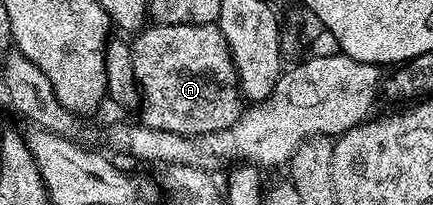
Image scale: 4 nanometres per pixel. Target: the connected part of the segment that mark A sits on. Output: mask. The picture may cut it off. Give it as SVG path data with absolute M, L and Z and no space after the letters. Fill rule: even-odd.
M152 24L137 33L130 45L134 79L139 84L142 99L138 118L144 126L181 136L199 136L227 129L239 120L244 102L238 86L238 72L227 40L217 24Z

